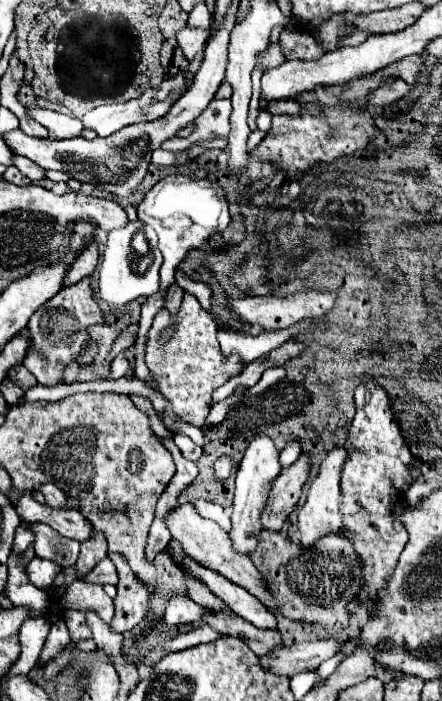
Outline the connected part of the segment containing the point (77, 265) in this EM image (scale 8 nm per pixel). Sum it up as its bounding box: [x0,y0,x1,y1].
[64,243,98,287]

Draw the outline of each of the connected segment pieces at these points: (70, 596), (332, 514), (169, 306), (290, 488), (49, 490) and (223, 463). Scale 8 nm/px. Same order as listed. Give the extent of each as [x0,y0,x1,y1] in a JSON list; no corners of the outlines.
[[61,581,113,623],[299,447,347,549],[163,283,185,313],[261,455,309,531],[37,483,65,507],[215,457,235,481]]

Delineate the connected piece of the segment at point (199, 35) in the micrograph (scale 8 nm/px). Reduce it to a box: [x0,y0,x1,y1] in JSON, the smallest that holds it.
[177,27,209,61]

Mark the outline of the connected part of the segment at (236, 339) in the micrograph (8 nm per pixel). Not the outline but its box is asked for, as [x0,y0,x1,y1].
[217,319,317,365]

